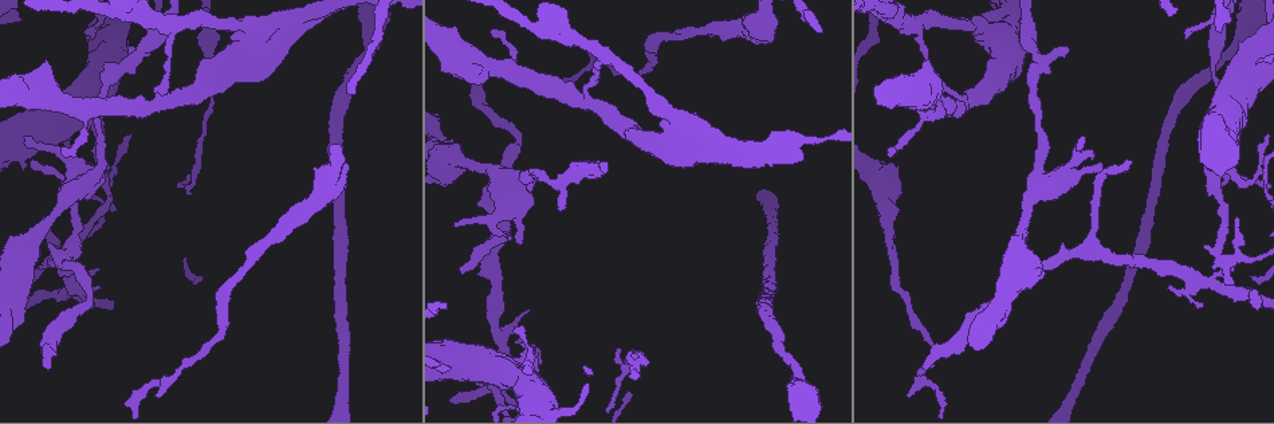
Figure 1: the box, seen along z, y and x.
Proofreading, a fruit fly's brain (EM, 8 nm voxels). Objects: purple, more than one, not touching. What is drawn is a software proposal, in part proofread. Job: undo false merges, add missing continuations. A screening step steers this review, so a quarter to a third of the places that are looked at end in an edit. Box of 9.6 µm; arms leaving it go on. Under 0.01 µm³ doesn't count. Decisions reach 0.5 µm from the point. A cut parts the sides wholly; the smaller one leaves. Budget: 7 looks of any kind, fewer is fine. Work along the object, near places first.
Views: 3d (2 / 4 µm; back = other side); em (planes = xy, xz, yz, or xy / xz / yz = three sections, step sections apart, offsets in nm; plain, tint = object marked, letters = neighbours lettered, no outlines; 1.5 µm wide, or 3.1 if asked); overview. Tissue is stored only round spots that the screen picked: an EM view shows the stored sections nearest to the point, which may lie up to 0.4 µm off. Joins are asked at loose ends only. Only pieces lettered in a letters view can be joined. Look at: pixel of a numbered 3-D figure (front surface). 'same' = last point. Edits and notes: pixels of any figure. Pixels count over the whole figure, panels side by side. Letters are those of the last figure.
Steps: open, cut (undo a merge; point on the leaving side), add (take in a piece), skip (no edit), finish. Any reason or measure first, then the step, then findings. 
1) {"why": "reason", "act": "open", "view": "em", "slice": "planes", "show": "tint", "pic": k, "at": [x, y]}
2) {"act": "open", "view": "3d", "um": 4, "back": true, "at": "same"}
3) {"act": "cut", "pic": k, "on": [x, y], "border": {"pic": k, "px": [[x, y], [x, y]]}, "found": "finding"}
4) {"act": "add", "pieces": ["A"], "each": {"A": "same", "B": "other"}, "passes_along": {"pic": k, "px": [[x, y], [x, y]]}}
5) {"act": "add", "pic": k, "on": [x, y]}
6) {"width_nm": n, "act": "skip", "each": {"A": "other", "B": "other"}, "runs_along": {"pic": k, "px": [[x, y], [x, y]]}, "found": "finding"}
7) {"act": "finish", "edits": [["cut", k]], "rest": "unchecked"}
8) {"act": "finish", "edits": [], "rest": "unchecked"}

{"why": "long arm stops here", "act": "open", "view": "3d", "um": 4, "back": true, "pic": 1, "at": [45, 367]}

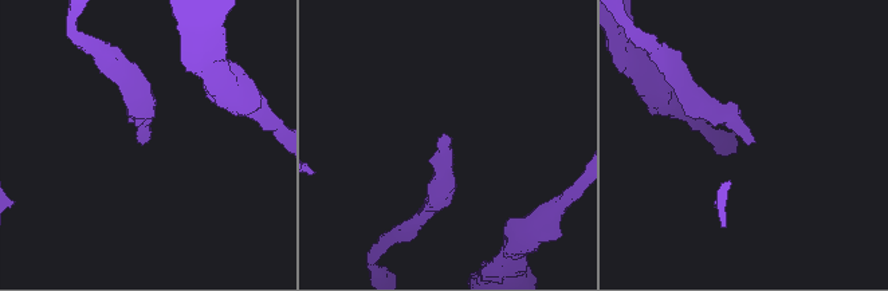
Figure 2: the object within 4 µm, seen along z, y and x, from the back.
{"why": "now the EM", "act": "open", "view": "em", "slice": "yz", "step": 8, "show": "tint", "pic": 2, "at": [754, 140]}

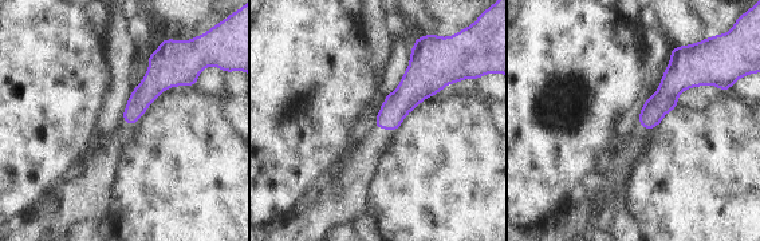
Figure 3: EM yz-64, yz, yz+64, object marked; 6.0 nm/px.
{"act": "open", "view": "em", "slice": "planes", "show": "letters", "at": "same"}

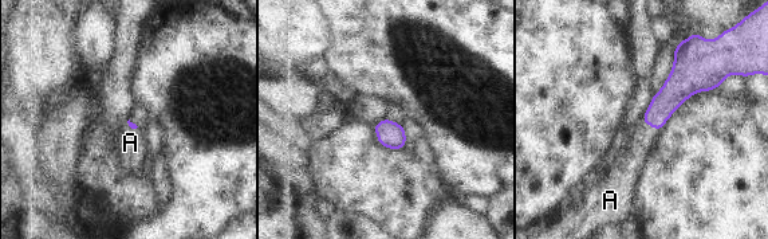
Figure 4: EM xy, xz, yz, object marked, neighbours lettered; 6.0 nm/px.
{"act": "add", "pieces": ["A"], "each": {"A": "same"}, "passes_along": {"pic": 4, "px": [[674, 91], [652, 126], [629, 161]]}, "found": "the neuron continues"}

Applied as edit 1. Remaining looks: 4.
{"act": "open", "view": "overview"}

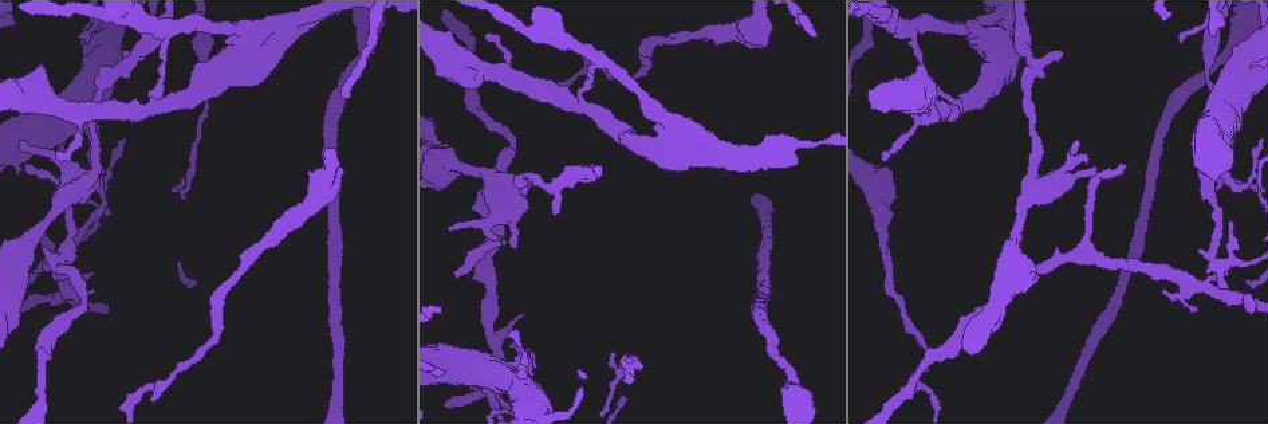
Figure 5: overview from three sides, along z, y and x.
{"why": "free end", "act": "open", "view": "3d", "um": 4, "pic": 5, "at": [1225, 285]}

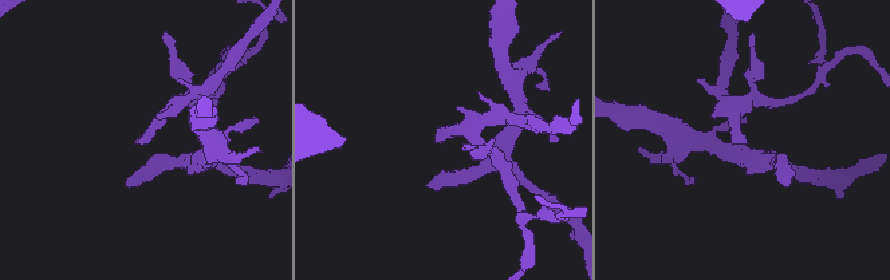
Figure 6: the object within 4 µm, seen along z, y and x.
{"why": "now the EM", "act": "open", "view": "em", "slice": "planes", "show": "letters", "pic": 6, "at": [136, 142]}

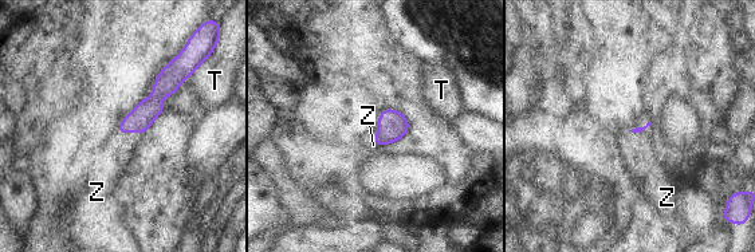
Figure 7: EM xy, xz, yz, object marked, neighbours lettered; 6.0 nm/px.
{"longest_contact_nm": ["Z", 180], "act": "add", "pieces": ["Z"], "each": {"T": "other", "Z": "same"}, "found": "the neuron continues"}

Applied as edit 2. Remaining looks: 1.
{"why": "an open end", "act": "open", "view": "em", "slice": "planes", "show": "letters", "pic": 5, "at": [554, 212]}

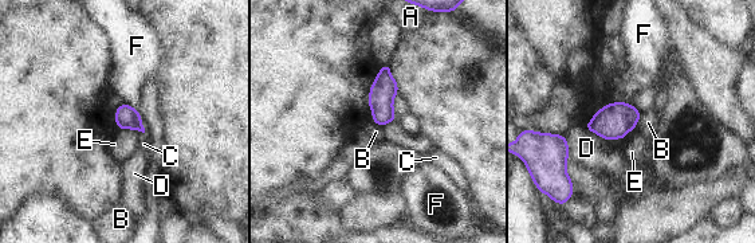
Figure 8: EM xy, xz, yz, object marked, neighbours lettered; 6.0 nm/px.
{"longest_contact_nm": ["E", 160], "act": "skip", "each": {"A": "other", "B": "other", "C": "other", "D": "other", "E": "other", "F": "other"}, "border": {"pic": 8, "px": [[641, 114], [634, 128]]}, "found": "no lettered piece goes on from it"}

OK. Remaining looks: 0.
{"act": "finish", "edits": [["add", 4], ["add", 7]], "rest": "unchecked"}

